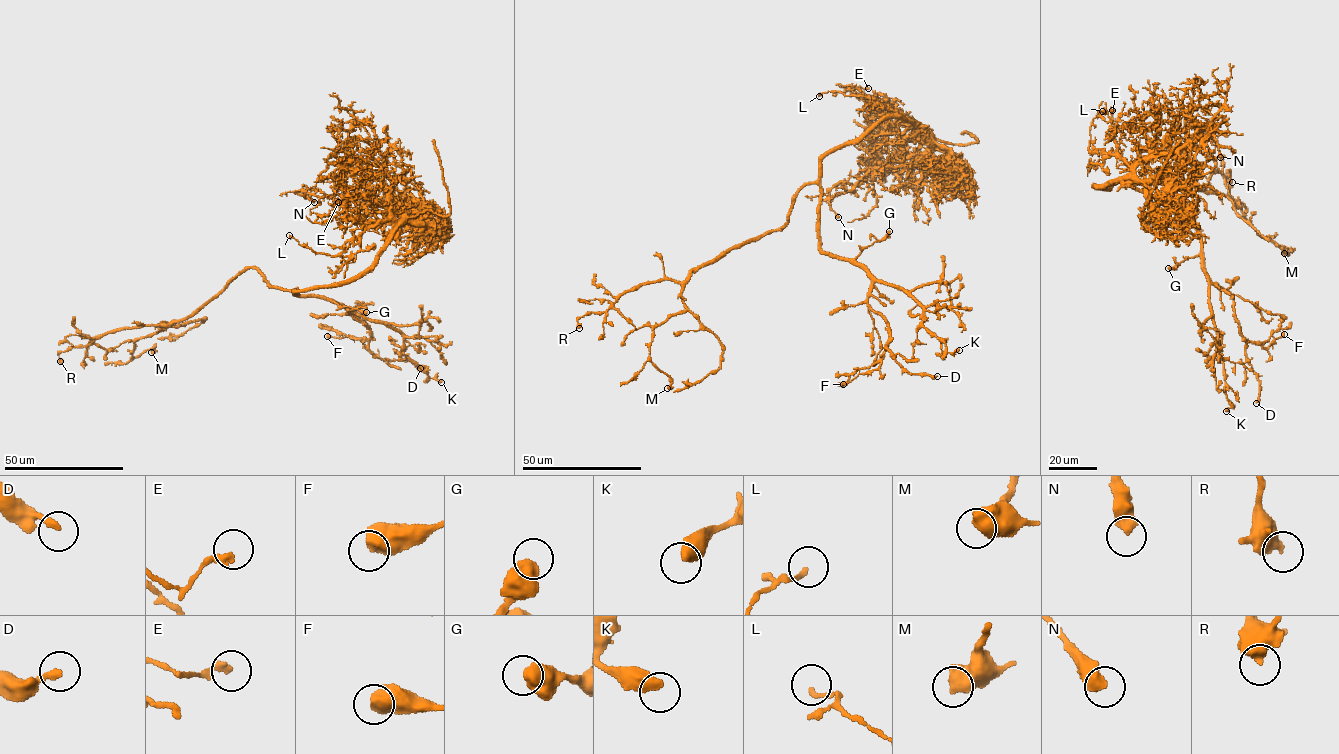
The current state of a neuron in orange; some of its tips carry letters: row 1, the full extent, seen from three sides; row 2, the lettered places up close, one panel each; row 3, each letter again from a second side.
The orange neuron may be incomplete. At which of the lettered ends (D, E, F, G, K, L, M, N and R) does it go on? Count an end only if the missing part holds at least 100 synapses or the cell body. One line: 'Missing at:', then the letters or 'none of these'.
Missing at: none of these

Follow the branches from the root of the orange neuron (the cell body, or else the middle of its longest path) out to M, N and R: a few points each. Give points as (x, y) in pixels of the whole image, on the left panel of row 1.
M: (292, 291), (247, 267), (190, 315), (135, 341), (132, 357), (151, 352)
N: (292, 291), (363, 274), (392, 227), (386, 207), (363, 194), (336, 201), (318, 190), (301, 195), (314, 202)
R: (292, 291), (271, 287), (263, 274), (247, 267), (184, 319), (110, 331), (86, 345), (60, 352), (60, 361)

